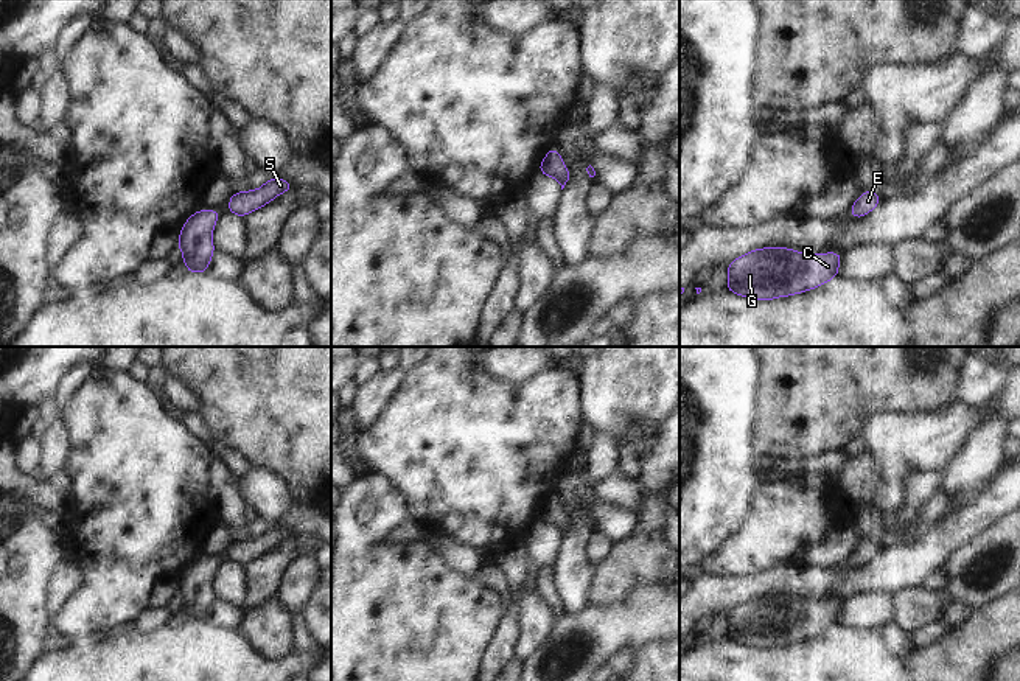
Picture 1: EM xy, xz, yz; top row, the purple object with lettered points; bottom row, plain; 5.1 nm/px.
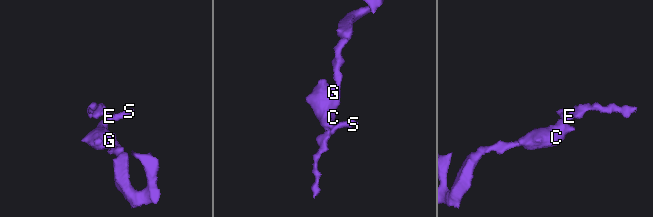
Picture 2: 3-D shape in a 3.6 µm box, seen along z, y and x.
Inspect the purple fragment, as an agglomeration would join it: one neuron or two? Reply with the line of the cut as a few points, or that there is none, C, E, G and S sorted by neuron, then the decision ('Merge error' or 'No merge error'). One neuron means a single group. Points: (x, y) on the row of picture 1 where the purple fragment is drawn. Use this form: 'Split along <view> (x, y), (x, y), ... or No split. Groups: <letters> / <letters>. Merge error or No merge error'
No split. Groups: C E G S. No merge error.

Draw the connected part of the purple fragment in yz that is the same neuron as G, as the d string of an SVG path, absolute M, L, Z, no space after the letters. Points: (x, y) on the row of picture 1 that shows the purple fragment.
M787 247L756 249L728 266L726 288L753 300L810 291L838 275L840 253L812 255Z

